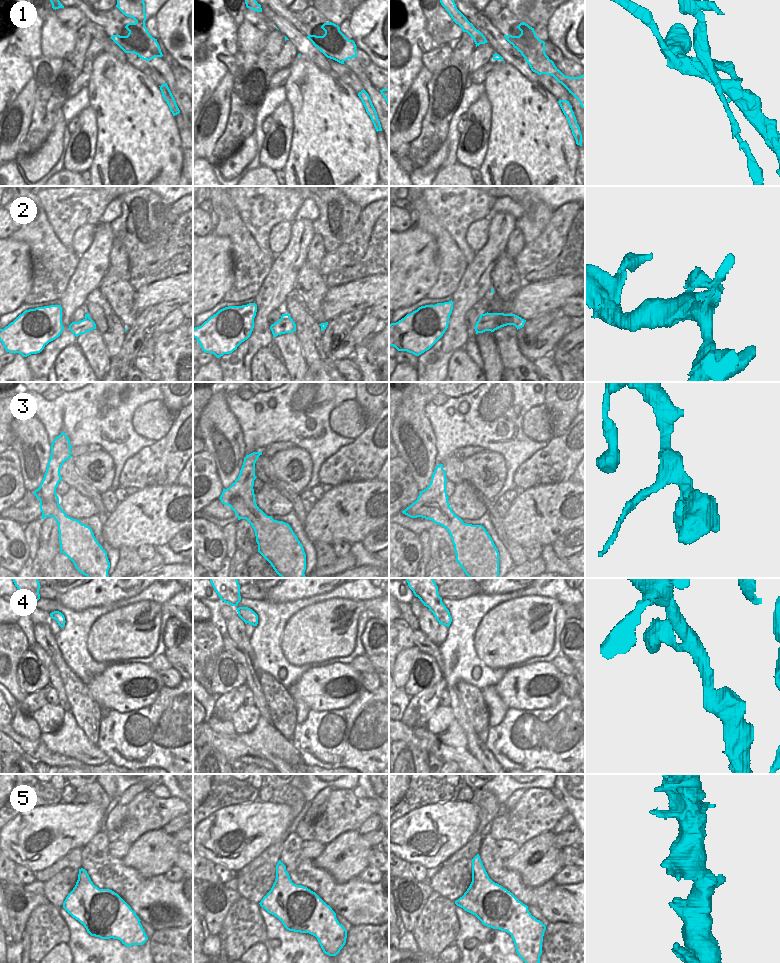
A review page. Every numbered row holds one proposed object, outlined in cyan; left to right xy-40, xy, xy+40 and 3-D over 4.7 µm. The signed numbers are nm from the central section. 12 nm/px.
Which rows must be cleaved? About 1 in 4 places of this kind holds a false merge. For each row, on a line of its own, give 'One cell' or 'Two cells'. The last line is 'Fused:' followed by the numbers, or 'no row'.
1: Two cells
2: One cell
3: One cell
4: One cell
5: One cell
Fused: 1.

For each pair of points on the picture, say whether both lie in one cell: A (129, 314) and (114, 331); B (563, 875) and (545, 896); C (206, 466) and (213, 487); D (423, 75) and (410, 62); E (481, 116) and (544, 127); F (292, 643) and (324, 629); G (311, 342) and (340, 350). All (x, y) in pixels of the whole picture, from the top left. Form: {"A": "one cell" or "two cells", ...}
{"A": "two cells", "B": "two cells", "C": "one cell", "D": "two cells", "E": "two cells", "F": "one cell", "G": "two cells"}

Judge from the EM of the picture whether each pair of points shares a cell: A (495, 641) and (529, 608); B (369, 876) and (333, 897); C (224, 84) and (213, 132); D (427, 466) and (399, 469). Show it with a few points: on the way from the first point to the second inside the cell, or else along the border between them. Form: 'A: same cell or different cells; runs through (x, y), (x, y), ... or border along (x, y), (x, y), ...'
A: same cell; runs through (503, 634), (521, 616)
B: different cells; border along (358, 876), (368, 882), (378, 882)
C: same cell; runs through (222, 96), (218, 120)
D: different cells; border along (399, 455), (407, 464), (419, 490)

